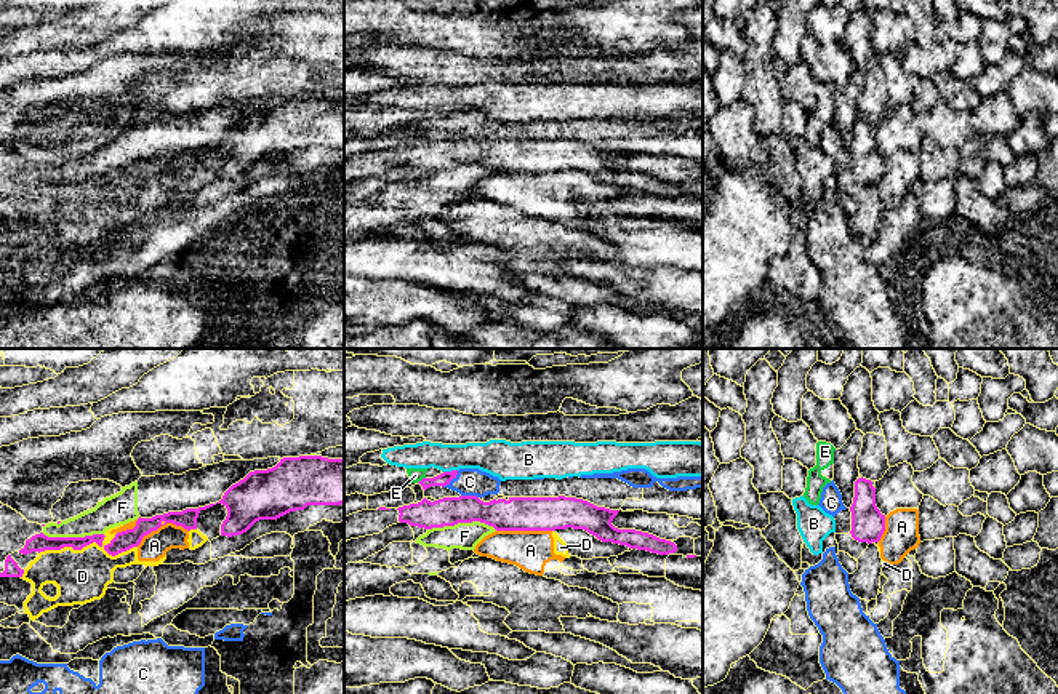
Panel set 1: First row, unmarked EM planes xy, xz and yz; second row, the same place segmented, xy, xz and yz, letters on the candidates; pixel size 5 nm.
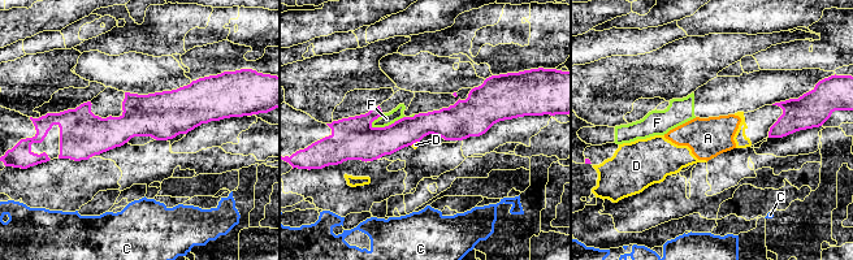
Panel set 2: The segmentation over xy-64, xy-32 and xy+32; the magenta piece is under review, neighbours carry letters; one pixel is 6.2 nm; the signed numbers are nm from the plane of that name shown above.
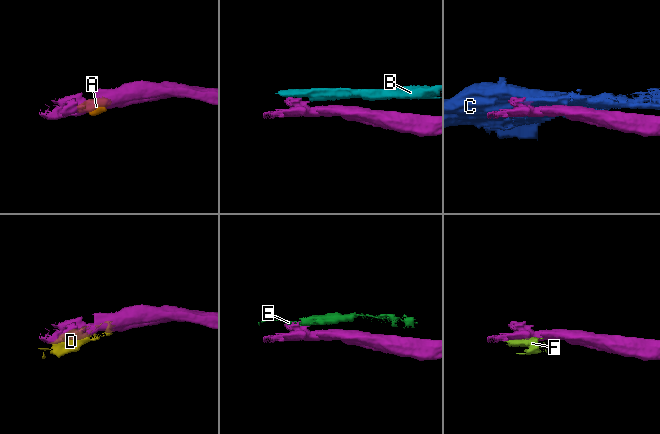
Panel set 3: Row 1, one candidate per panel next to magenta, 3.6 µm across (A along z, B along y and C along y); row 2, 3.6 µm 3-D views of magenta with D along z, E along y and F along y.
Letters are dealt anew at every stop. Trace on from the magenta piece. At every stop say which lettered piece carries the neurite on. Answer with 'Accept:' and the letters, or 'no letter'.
Accept: no letter

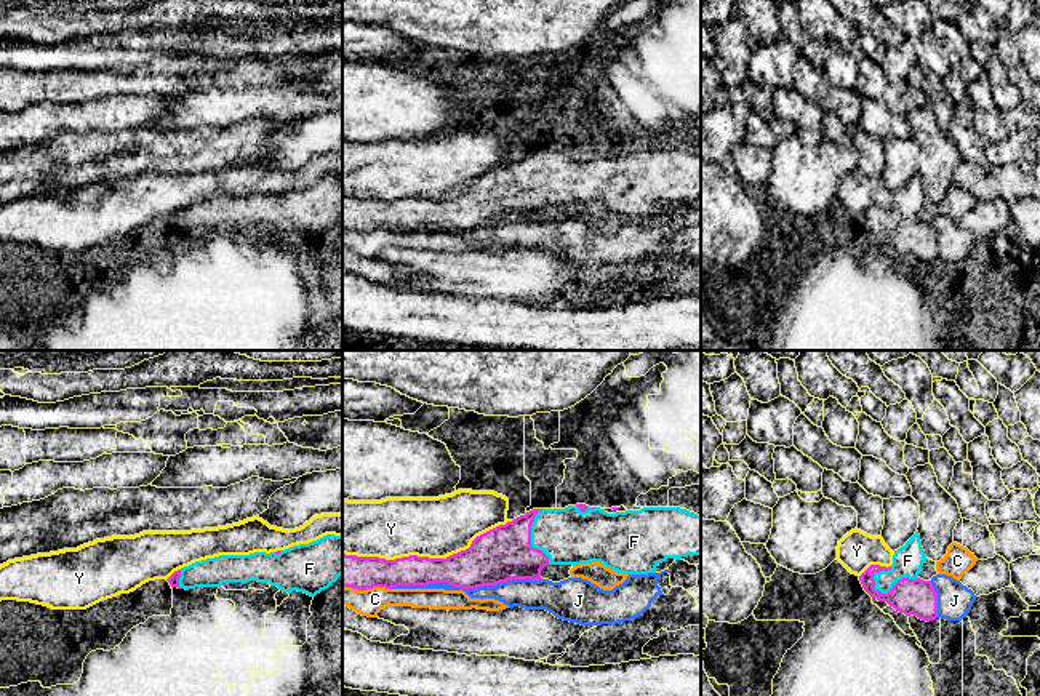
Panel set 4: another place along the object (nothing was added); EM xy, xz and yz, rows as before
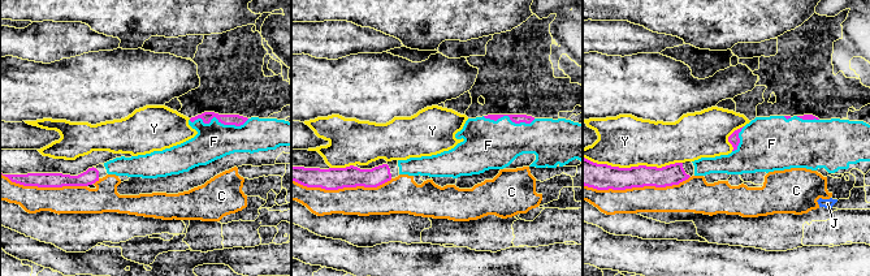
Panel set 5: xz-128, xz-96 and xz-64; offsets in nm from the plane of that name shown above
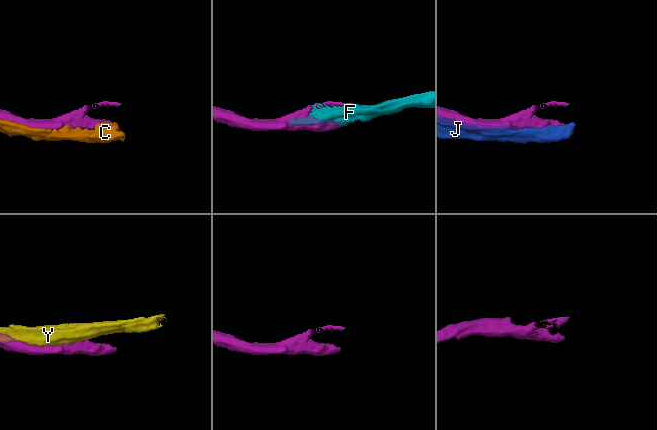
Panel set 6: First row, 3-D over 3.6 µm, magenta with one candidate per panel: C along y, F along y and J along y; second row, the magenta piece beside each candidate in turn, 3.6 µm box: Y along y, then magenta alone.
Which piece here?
Accept: F

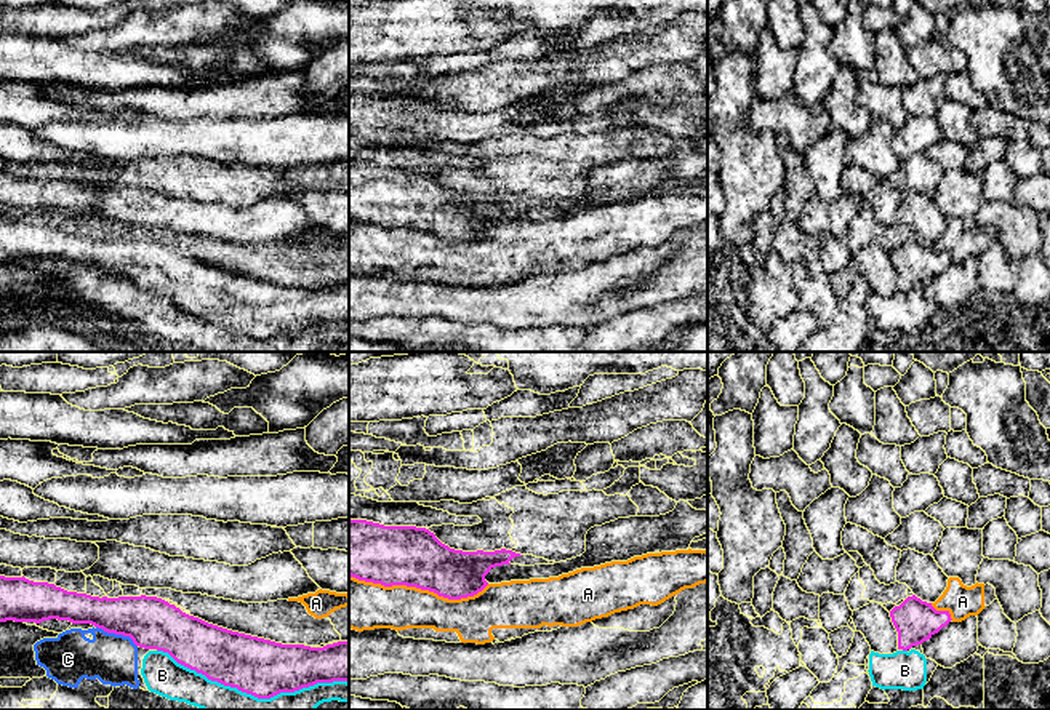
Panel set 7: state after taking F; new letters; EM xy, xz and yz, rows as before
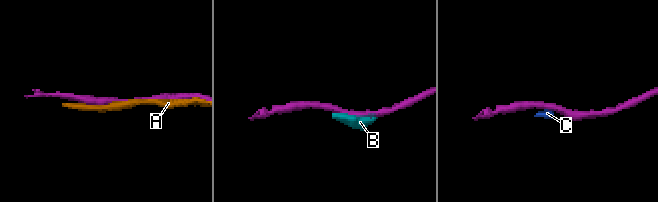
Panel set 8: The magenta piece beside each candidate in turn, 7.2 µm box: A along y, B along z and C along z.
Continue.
Accept: no letter

